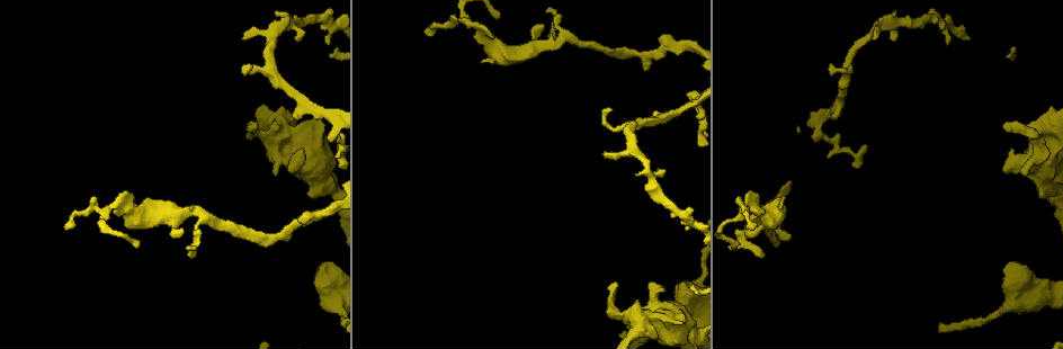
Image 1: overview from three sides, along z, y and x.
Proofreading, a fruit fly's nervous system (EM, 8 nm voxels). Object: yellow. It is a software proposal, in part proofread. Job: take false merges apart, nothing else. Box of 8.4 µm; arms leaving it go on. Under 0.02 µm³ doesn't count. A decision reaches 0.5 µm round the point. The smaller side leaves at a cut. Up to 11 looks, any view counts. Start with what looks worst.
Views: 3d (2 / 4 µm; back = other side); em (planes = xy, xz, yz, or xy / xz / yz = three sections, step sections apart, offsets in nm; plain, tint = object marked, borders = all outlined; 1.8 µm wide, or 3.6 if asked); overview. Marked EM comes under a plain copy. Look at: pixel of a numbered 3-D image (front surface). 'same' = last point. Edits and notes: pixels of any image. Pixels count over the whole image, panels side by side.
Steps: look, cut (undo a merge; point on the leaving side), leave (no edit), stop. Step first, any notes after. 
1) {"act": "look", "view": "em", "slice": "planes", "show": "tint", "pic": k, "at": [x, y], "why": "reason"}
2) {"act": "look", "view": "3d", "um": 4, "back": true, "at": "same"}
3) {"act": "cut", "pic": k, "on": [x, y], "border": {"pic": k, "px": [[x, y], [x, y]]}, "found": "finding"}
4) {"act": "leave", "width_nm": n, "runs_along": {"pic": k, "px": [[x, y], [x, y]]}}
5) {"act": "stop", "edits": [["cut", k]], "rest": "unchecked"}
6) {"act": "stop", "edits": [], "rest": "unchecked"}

{"act": "look", "view": "em", "slice": "planes", "show": "tint", "pic": 1, "at": [257, 136], "why": "thick turns thin"}

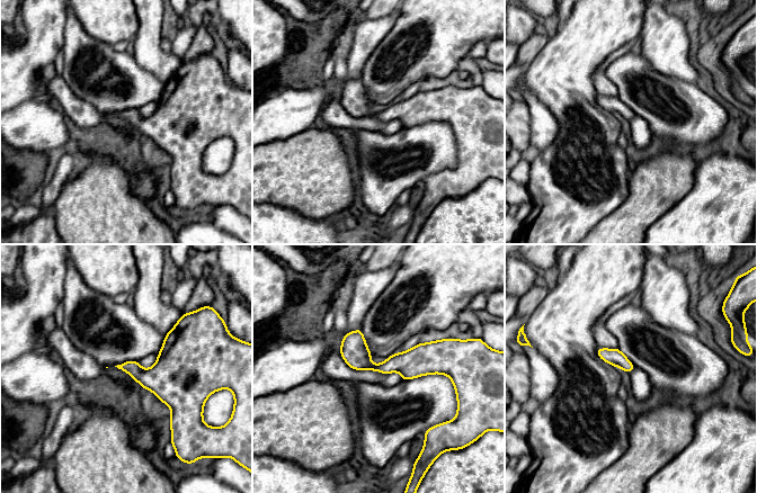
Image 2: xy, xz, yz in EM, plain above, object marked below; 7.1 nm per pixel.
{"act": "leave", "runs_along": {"pic": 2, "px": [[344, 343], [374, 367], [446, 365]]}, "found": "one cell here"}

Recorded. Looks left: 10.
{"act": "look", "view": "3d", "um": 4, "pic": 1, "at": [207, 215], "why": "a fork"}

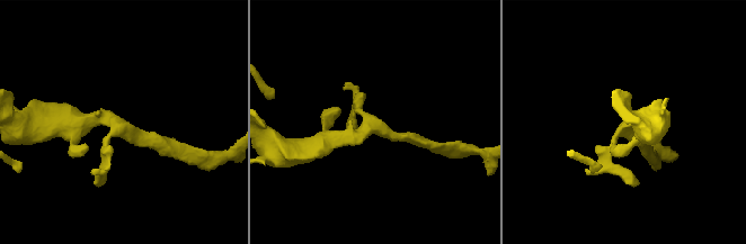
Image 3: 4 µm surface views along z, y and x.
{"act": "look", "view": "em", "slice": "xy", "step": 8, "show": "tint", "pic": 3, "at": [371, 125], "why": "now the EM"}

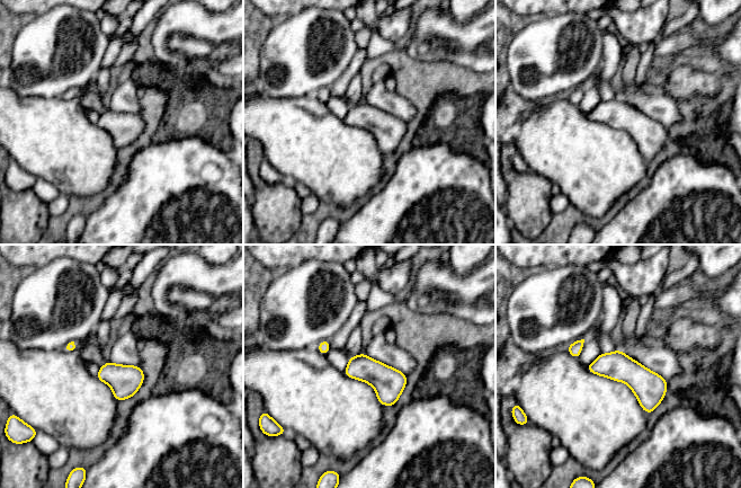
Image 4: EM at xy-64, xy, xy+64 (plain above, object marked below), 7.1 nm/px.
{"act": "look", "view": "em", "slice": "planes", "show": "tint", "at": "same"}

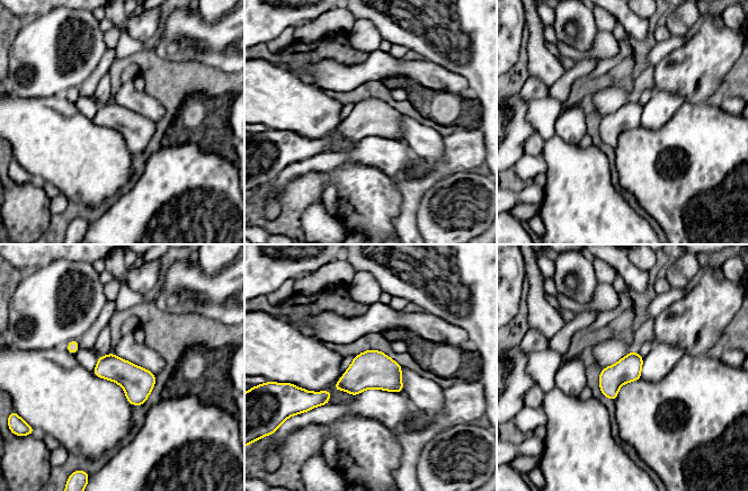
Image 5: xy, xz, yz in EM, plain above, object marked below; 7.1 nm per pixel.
{"act": "leave", "width_nm": 180, "found": "continuous, no second cell"}

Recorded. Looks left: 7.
{"act": "look", "view": "3d", "um": 4, "pic": 1, "at": [1049, 187], "why": "calibre changes"}

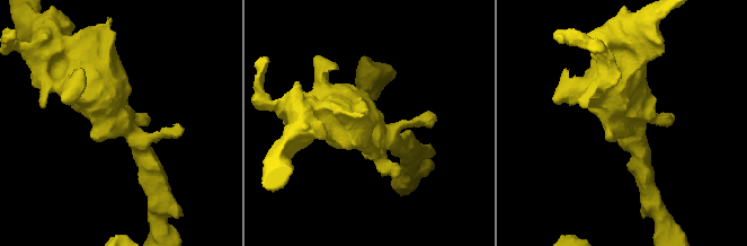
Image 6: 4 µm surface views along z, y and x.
{"act": "look", "view": "em", "um": 3.6, "slice": "yz", "step": 4, "show": "tint", "pic": 6, "at": [622, 124], "why": "now the EM"}

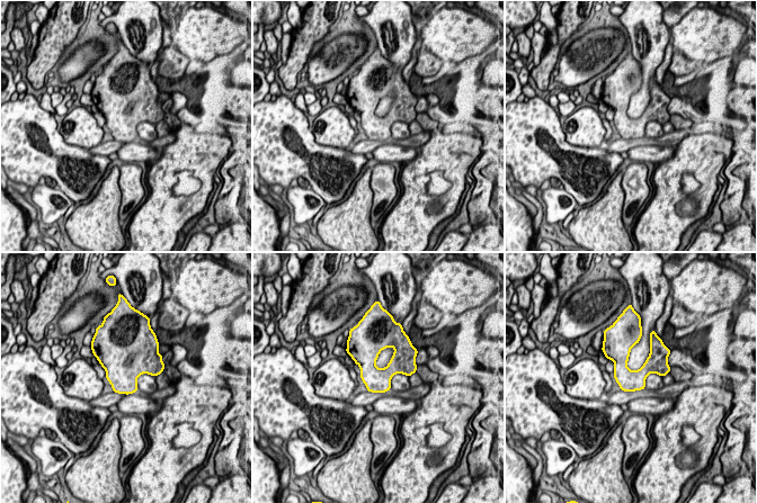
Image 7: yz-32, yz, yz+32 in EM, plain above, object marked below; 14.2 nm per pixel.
{"act": "look", "view": "em", "um": 3.6, "slice": "planes", "show": "tint", "at": "same"}

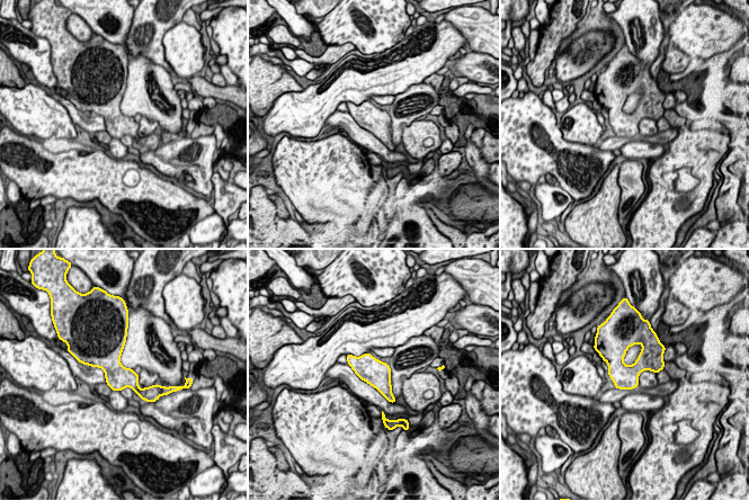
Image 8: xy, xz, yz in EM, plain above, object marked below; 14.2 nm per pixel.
{"act": "leave", "width_nm": 360, "found": "all the same cell"}

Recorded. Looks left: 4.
{"act": "look", "view": "em", "slice": "xz", "step": 4, "show": "tint", "pic": 1, "at": [129, 214], "why": "thick turns thin"}

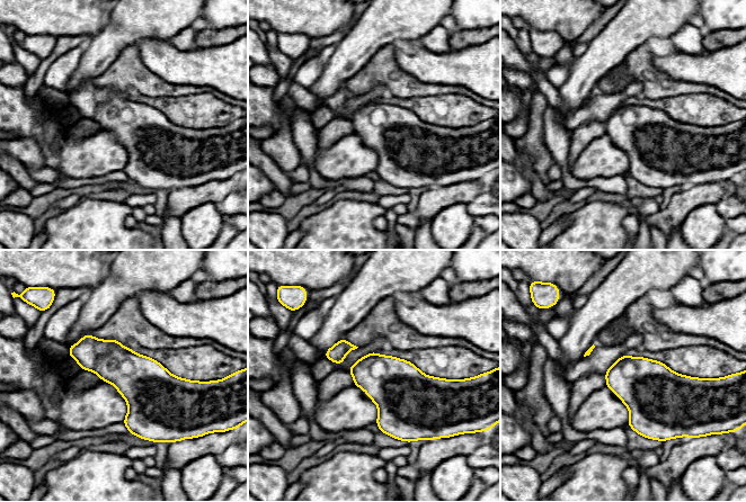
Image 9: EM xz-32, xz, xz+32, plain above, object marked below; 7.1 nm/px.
{"act": "look", "view": "em", "slice": "planes", "show": "tint", "at": "same"}

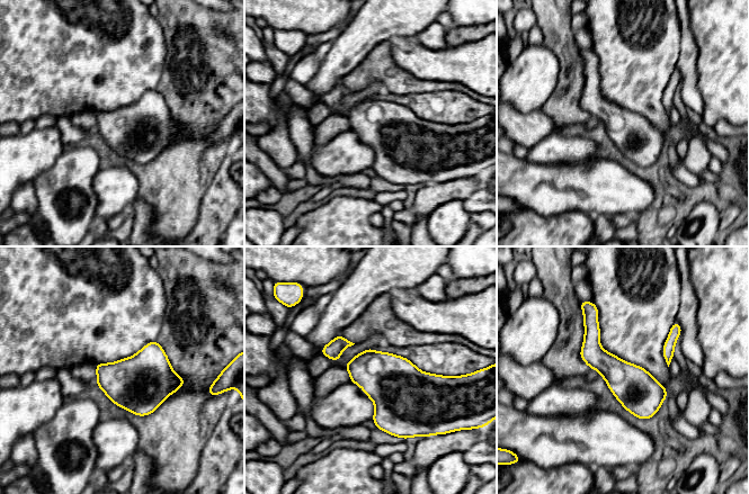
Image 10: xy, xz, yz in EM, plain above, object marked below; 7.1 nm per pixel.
{"act": "leave", "found": "one cell here"}

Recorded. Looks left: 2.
{"act": "stop", "edits": [], "rest": "unchecked"}

